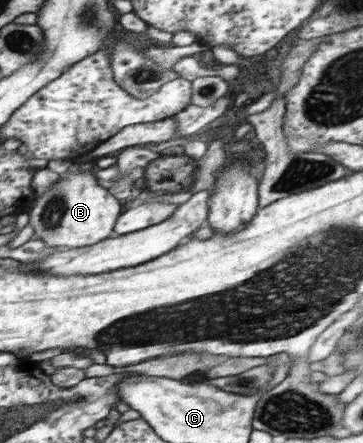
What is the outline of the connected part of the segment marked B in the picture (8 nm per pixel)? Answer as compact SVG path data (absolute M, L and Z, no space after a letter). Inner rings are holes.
M71 165L61 174L58 184L35 200L30 210L29 224L34 229L34 236L47 246L58 249L74 249L93 246L113 236L117 220L121 218L123 202L112 194L108 188L98 184L94 170L76 172Z

